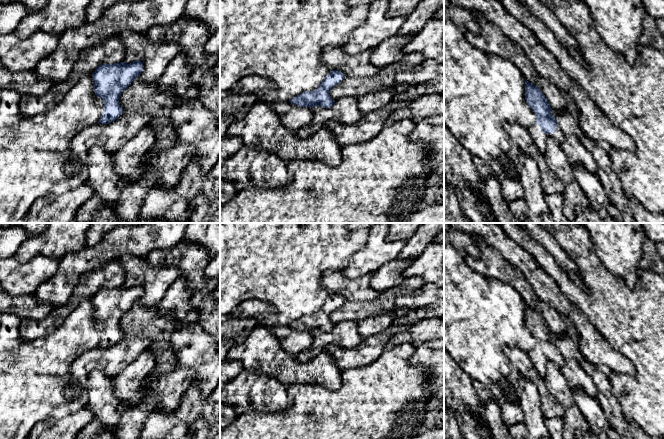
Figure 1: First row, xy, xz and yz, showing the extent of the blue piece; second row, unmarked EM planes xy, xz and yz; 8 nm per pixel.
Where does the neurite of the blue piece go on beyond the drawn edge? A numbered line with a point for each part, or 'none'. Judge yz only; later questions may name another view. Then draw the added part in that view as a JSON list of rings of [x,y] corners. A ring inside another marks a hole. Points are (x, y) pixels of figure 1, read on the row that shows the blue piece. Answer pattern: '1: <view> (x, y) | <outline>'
1: yz (539, 138) | [[[533,124],[528,131],[532,137],[532,141],[543,155],[546,151],[546,145],[549,140],[554,140],[559,146],[564,142],[564,134],[559,125],[557,125],[555,133],[545,134],[541,131],[540,126],[536,124]]]

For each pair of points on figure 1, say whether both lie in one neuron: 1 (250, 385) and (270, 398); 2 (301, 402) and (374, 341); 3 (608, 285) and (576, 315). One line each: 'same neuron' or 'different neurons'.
1: same neuron
2: different neurons
3: different neurons

